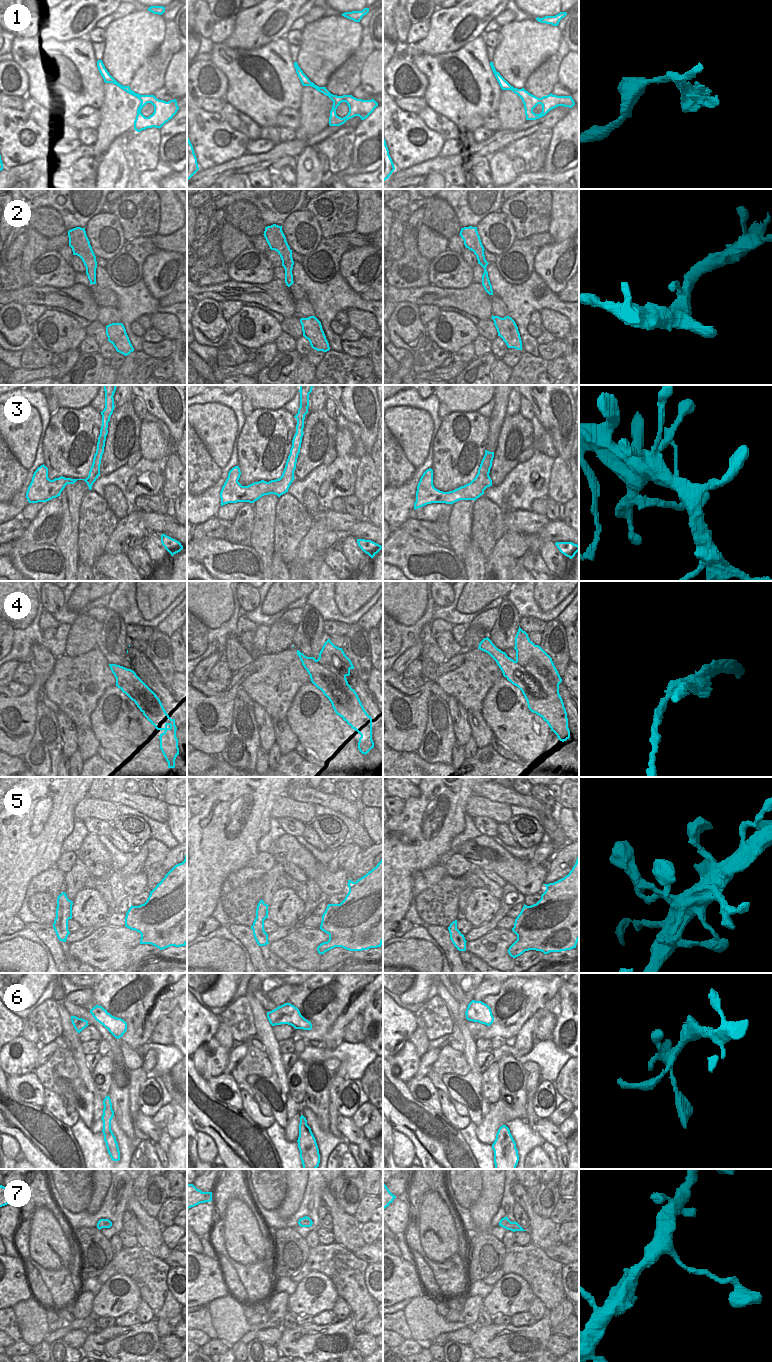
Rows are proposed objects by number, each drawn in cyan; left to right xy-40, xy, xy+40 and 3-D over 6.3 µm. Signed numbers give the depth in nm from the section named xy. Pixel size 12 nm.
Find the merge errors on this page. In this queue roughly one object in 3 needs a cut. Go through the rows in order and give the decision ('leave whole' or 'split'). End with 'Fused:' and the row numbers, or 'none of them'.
1: leave whole
2: leave whole
3: leave whole
4: split
5: leave whole
6: split
7: leave whole
Fused: 4, 6

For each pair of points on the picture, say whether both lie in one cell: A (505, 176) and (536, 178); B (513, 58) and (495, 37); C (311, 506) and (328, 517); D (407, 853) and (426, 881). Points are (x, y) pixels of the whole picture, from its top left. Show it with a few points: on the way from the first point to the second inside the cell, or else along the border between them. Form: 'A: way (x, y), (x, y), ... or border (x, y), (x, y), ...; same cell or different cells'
A: border (518, 175), (515, 178); different cells
B: border (499, 30), (500, 42), (495, 49); different cells
C: border (322, 510), (312, 515); different cells
D: border (441, 863), (417, 870), (413, 874), (413, 894); different cells

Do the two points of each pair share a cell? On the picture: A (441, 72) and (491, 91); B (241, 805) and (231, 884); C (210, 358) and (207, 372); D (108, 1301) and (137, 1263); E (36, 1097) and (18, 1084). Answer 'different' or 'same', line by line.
A: same
B: different
C: different
D: different
E: same

